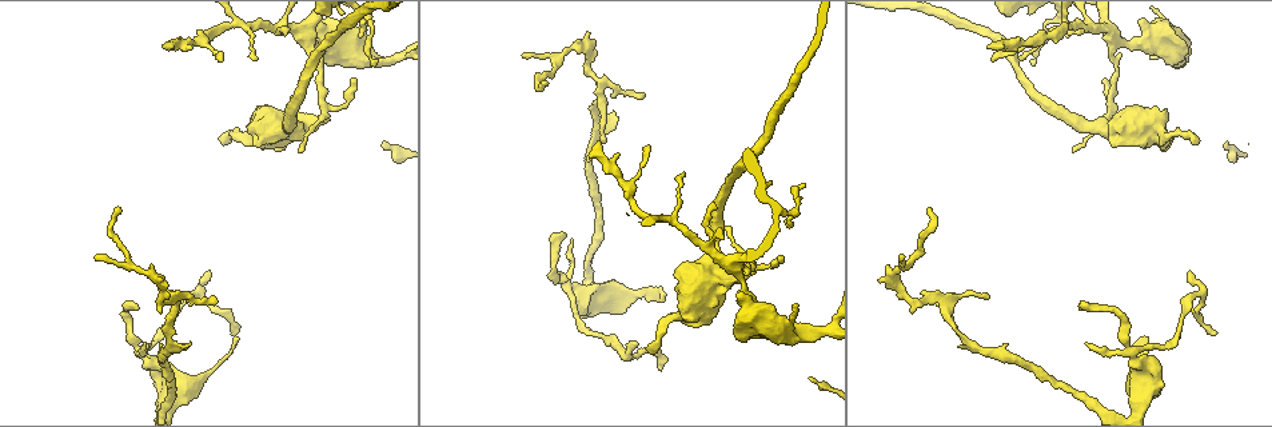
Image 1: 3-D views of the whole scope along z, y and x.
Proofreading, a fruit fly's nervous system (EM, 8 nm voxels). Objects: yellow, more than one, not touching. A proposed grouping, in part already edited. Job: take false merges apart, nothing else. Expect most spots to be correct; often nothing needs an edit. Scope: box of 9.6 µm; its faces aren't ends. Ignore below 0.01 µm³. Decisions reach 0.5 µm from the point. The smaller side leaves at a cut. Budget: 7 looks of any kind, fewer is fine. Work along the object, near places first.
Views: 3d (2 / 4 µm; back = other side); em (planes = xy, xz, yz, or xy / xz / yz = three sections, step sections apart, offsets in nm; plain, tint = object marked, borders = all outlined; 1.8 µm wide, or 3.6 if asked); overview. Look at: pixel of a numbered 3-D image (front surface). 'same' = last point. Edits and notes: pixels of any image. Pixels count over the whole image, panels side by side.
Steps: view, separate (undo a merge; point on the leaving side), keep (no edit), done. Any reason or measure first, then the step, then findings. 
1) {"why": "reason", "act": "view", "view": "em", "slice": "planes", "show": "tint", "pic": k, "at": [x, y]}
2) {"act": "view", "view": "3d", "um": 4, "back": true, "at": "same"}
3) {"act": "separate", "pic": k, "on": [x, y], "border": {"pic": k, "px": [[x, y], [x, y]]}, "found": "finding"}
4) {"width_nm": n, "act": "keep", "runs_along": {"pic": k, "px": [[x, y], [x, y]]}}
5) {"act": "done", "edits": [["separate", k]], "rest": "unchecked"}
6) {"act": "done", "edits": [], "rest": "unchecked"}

{"act": "view", "view": "em", "slice": "planes", "show": "plain", "pic": 1, "at": [664, 218]}

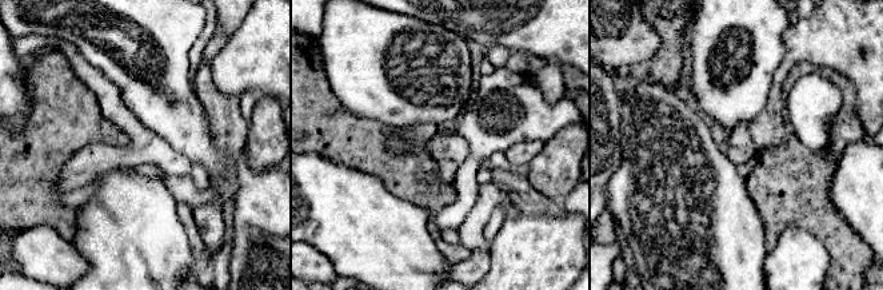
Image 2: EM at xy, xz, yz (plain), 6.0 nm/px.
{"act": "view", "view": "em", "slice": "planes", "show": "tint", "at": "same"}

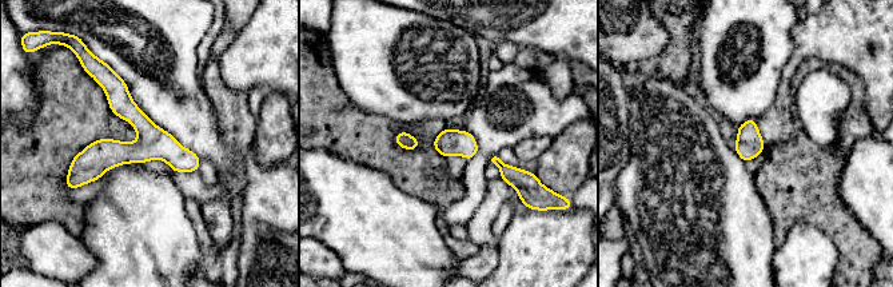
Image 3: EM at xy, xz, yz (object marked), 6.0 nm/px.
{"act": "keep", "runs_along": {"pic": 3, "px": [[196, 162], [136, 151], [75, 168]]}, "found": "continuous, no second neuron"}

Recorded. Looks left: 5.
{"act": "view", "view": "em", "um": 3.6, "slice": "xy", "step": 16, "show": "tint", "pic": 1, "at": [172, 294]}

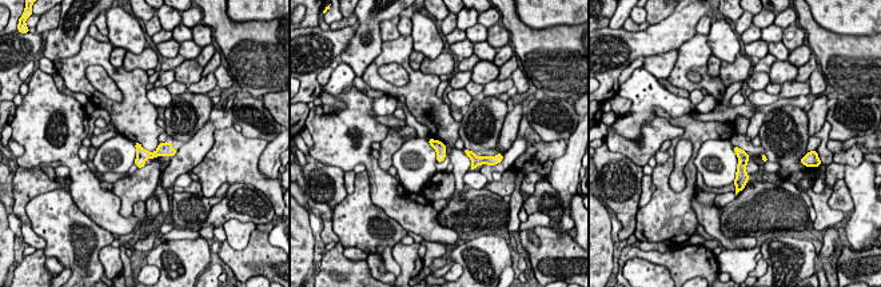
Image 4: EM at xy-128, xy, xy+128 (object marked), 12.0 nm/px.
{"act": "view", "view": "em", "um": 3.6, "slice": "planes", "show": "tint", "at": "same"}

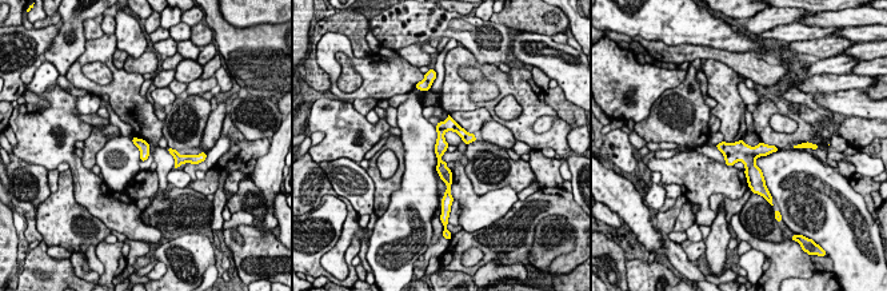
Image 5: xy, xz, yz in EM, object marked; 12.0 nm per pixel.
{"width_nm": 140, "act": "keep", "runs_along": {"pic": 5, "px": [[450, 122], [439, 151], [448, 180]]}, "found": "one neuron here"}

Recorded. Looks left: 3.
{"why": "three-way junction", "act": "view", "view": "em", "slice": "planes", "show": "tint", "pic": 1, "at": [138, 355]}

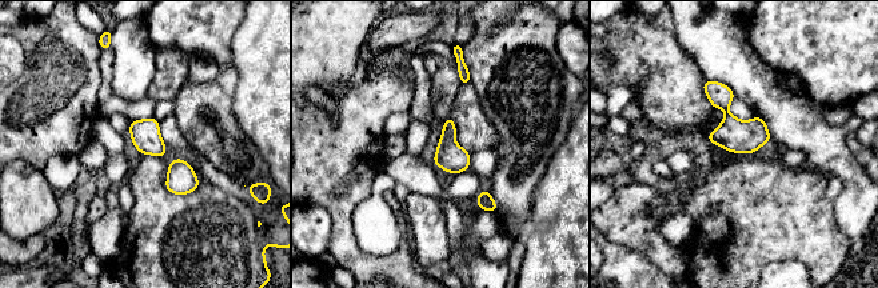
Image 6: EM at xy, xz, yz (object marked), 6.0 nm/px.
{"width_nm": 180, "act": "keep", "found": "one neuron here"}

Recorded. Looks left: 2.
{"act": "done", "edits": [], "rest": "unchecked"}

